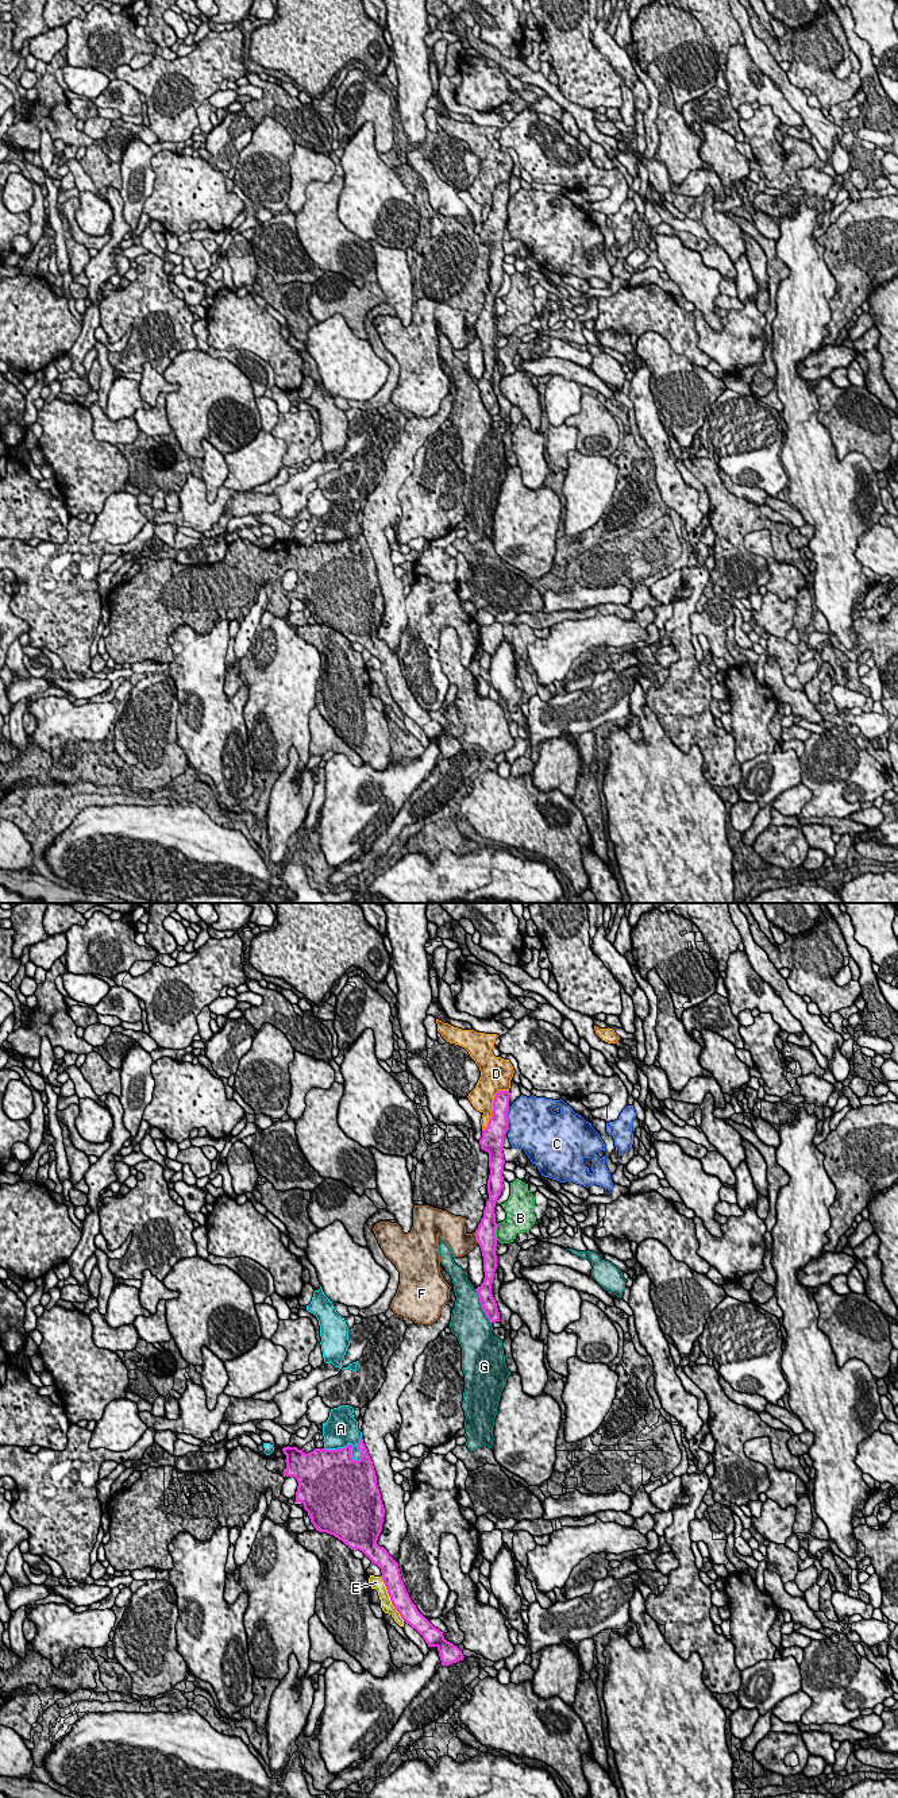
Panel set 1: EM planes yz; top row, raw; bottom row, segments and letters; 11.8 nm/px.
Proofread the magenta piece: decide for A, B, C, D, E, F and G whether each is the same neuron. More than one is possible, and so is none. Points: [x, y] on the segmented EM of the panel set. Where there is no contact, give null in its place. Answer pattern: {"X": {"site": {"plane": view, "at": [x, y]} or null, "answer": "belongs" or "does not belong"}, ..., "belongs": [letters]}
{"A": {"site": {"plane": "yz", "at": [349, 1445]}, "answer": "does not belong"}, "B": {"site": {"plane": "yz", "at": [494, 1233]}, "answer": "does not belong"}, "C": {"site": {"plane": "yz", "at": [507, 1119]}, "answer": "does not belong"}, "D": {"site": {"plane": "yz", "at": [493, 1106]}, "answer": "does not belong"}, "E": {"site": {"plane": "yz", "at": [390, 1598]}, "answer": "does not belong"}, "F": {"site": {"plane": "yz", "at": [477, 1238]}, "answer": "does not belong"}, "G": {"site": {"plane": "yz", "at": [481, 1305]}, "answer": "does not belong"}, "belongs": []}

